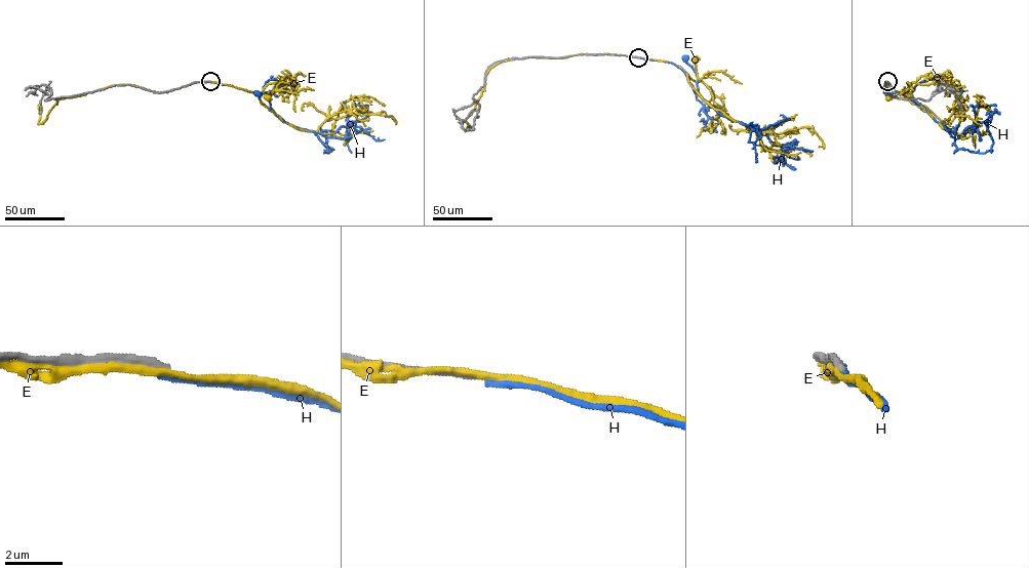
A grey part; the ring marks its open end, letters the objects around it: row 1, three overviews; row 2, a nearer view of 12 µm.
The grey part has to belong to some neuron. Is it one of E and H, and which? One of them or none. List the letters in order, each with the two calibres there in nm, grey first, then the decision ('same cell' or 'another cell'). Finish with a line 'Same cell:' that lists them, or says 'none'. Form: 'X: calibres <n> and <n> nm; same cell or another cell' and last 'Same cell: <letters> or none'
E: calibres 280 and 280 nm; another cell
H: calibres 340 and 320 nm; another cell
Same cell: none

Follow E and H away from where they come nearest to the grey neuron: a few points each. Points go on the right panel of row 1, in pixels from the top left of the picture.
E: (886, 81), (894, 90), (925, 110), (904, 93), (888, 97)
H: (887, 81), (894, 90), (925, 110), (906, 93), (887, 93)

